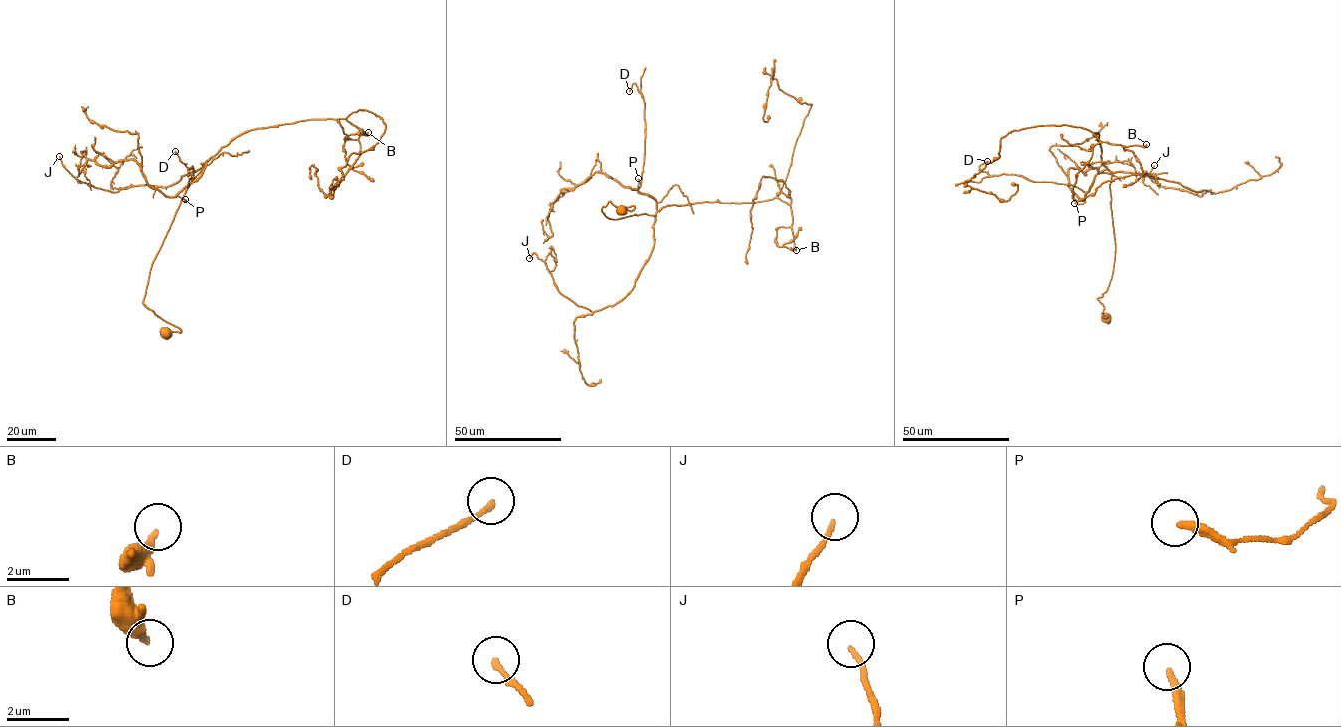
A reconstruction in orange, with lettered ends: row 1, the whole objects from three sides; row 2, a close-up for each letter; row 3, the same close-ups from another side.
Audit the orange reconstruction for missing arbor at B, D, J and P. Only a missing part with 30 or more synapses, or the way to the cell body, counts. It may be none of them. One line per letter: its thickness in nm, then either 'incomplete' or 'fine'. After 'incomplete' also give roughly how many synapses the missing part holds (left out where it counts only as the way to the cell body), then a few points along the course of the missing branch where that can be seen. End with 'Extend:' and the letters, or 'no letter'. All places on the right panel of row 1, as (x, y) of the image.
B: 320 nm thick; incomplete; about 100 synapses
D: 180 nm thick; fine
J: 130 nm thick; fine
P: 240 nm thick; fine
Extend: B

